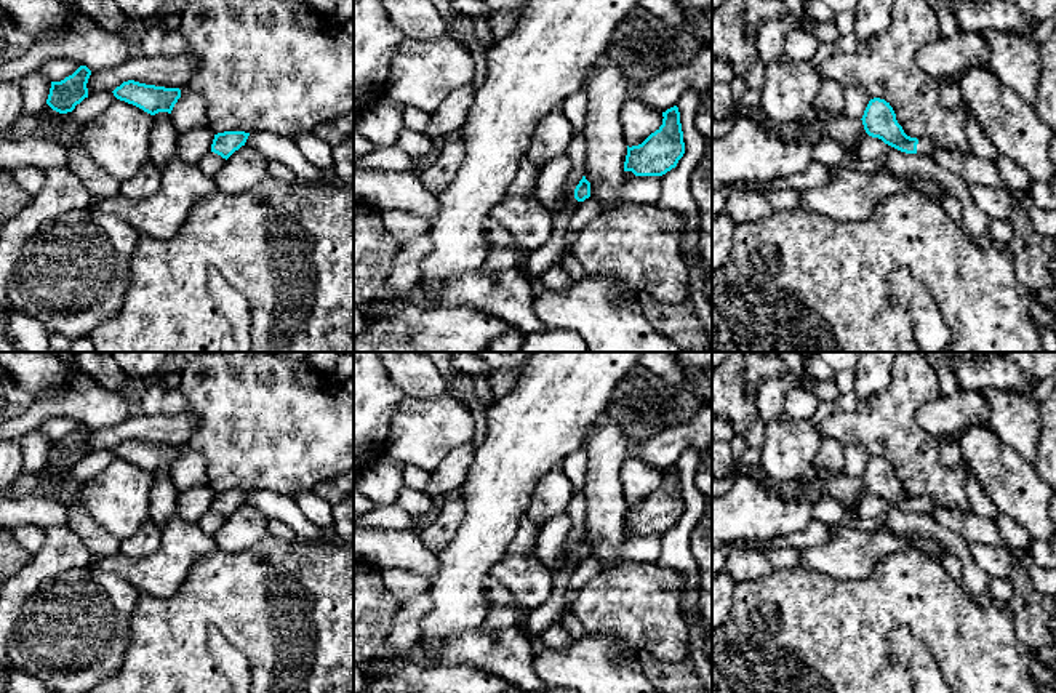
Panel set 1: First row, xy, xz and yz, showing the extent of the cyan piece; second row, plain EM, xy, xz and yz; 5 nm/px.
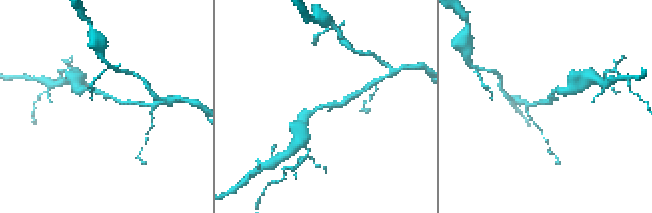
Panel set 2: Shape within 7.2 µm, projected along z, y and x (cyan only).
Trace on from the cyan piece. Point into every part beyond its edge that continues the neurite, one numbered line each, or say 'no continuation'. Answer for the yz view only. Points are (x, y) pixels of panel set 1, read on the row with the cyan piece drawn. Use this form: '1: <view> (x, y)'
1: yz (925, 146)

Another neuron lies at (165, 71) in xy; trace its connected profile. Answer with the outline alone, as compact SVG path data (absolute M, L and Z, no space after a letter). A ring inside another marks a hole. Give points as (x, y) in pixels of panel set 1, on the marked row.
M187 53L178 56L138 56L114 69L91 72L86 88L88 96L114 91L123 82L134 80L165 88L186 88L194 74L195 59Z

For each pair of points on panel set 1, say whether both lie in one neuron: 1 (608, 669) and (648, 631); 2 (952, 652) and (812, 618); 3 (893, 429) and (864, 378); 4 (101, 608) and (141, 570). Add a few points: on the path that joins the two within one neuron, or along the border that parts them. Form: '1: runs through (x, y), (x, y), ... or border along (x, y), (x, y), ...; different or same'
1: border along (597, 631), (618, 636), (637, 652); different
2: runs through (917, 616), (847, 618); same
3: border along (895, 368), (893, 380), (880, 392), (860, 400); different
4: border along (93, 568), (120, 575), (140, 592); different

